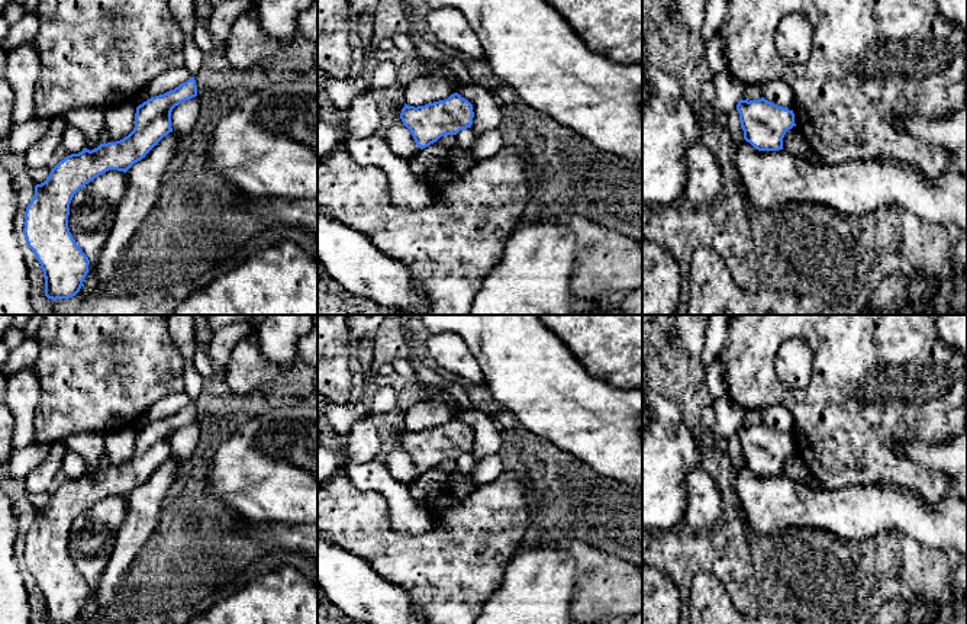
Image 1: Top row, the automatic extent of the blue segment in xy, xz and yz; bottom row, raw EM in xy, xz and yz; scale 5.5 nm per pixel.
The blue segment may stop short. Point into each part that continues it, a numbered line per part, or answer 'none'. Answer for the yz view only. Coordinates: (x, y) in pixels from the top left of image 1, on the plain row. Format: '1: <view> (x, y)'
none

